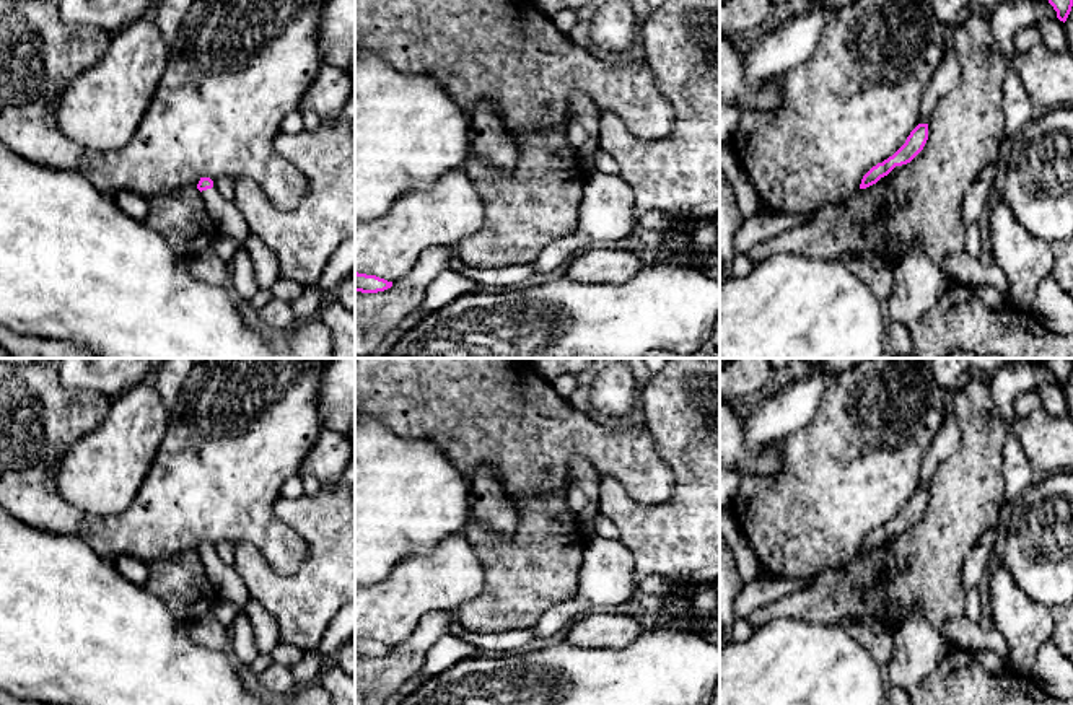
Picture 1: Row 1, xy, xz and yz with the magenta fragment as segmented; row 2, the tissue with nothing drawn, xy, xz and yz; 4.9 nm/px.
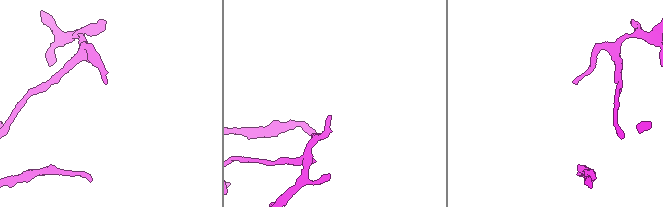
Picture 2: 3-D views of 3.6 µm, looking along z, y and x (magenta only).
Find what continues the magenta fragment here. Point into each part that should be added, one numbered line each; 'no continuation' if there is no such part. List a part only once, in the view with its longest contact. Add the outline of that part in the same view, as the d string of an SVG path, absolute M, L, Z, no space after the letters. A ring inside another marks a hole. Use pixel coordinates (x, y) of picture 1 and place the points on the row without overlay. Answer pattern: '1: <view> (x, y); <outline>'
1: xy (232, 586); M215 550L200 557L207 576L218 588L220 598L231 601L236 607L243 611L247 604L251 594L244 580L236 573L233 567L225 565Z

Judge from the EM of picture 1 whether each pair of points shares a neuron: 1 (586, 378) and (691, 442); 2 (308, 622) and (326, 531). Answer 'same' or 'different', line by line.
1: different
2: same

